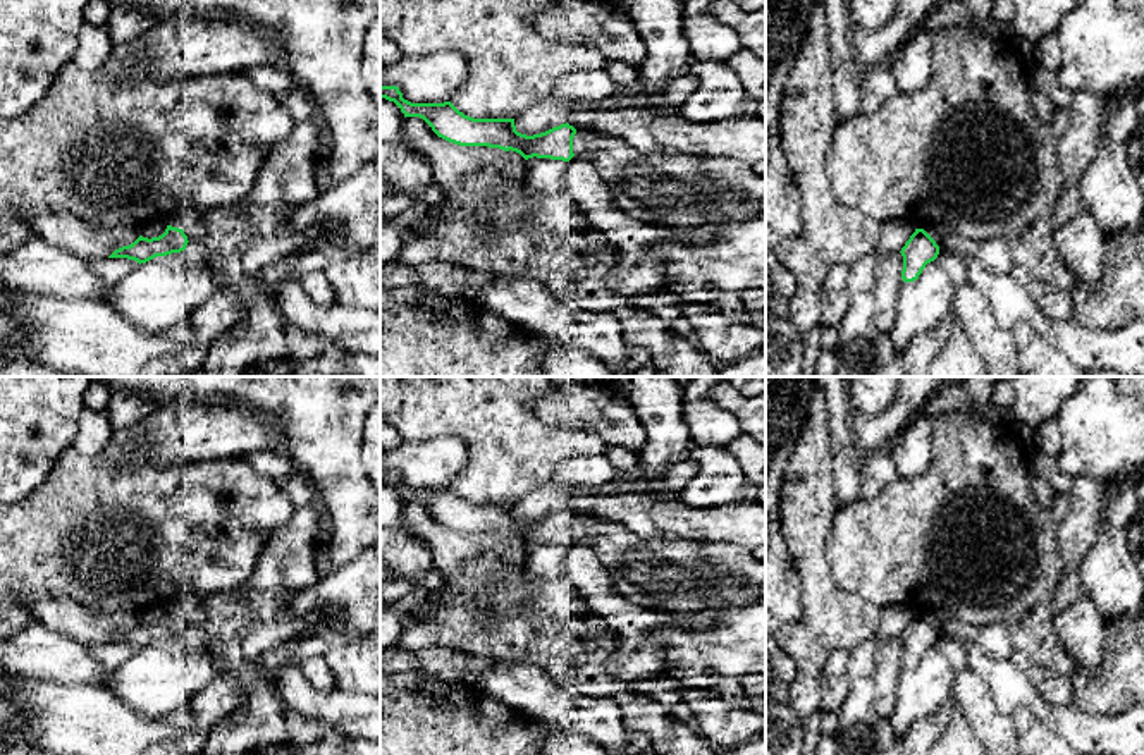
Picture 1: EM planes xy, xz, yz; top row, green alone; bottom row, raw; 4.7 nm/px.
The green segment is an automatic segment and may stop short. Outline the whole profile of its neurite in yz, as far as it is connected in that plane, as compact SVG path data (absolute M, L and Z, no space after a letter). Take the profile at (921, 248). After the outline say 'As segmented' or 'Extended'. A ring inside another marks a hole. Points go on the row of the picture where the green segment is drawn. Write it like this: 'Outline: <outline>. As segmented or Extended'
Outline: M915 229L900 253L903 256L901 279L903 282L913 282L926 265L938 258L939 246L924 229Z. As segmented

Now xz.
Outline: M380 86L380 98L394 101L404 117L423 119L439 138L459 146L511 150L525 160L569 162L581 155L612 189L614 201L642 224L707 227L766 215L764 208L750 206L741 194L717 189L700 157L642 151L623 138L576 131L568 122L526 136L516 131L514 119L473 119L451 101L411 103L397 86Z. Extended

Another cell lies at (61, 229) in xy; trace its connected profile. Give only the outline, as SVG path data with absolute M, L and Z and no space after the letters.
M67 212L31 213L22 220L38 239L86 261L107 260L139 237L136 227L96 229Z

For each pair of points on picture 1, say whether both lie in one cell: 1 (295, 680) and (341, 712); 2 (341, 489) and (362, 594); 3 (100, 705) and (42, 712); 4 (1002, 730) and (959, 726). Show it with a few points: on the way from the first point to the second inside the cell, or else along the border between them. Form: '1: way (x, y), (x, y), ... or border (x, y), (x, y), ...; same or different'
1: way (305, 692), (317, 704), (329, 707); same
2: border (362, 551), (334, 570); different
3: way (86, 712), (55, 712); same
4: border (960, 707), (979, 736); different

